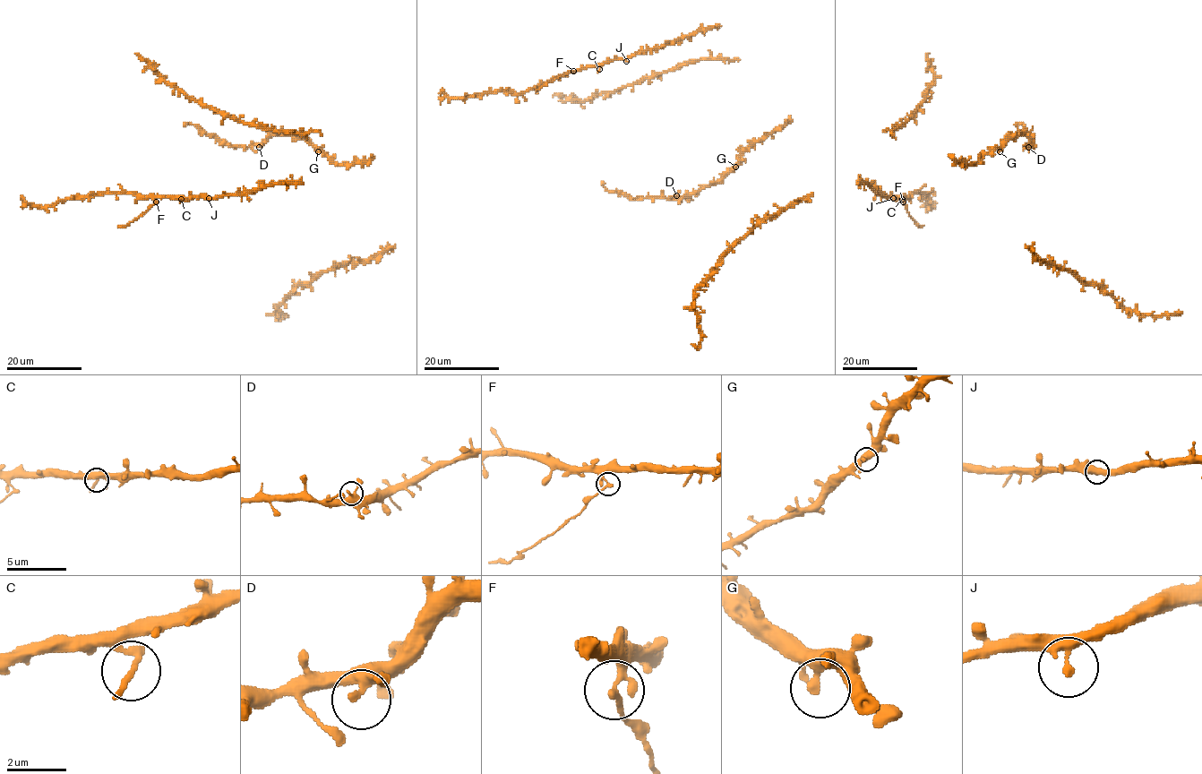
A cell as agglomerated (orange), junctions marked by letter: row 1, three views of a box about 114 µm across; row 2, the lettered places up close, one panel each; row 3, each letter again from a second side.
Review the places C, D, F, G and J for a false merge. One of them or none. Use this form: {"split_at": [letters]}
{"split_at": ["F"]}

